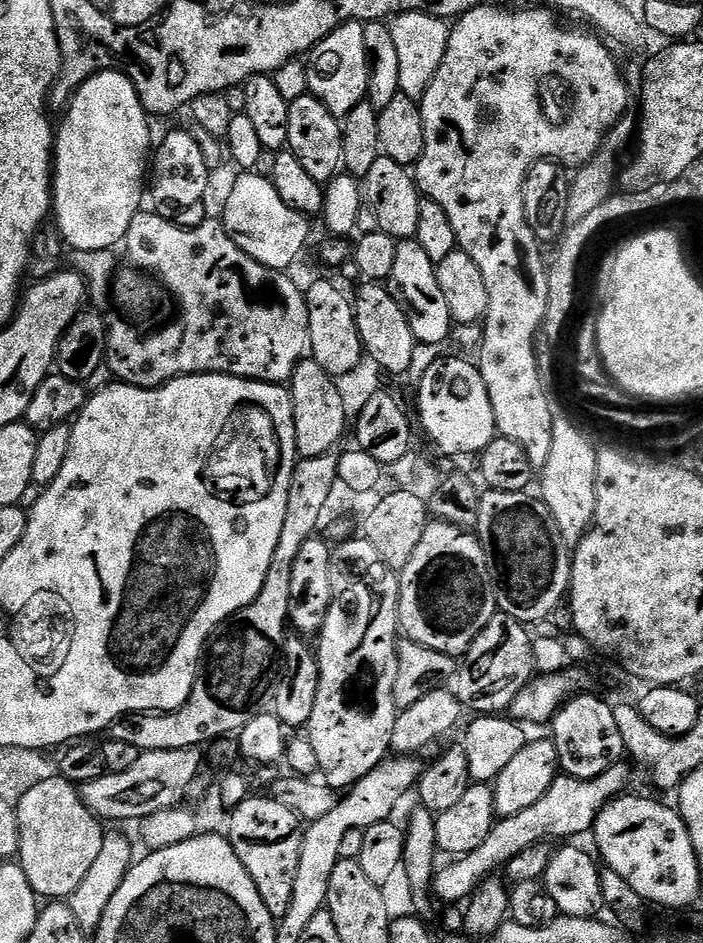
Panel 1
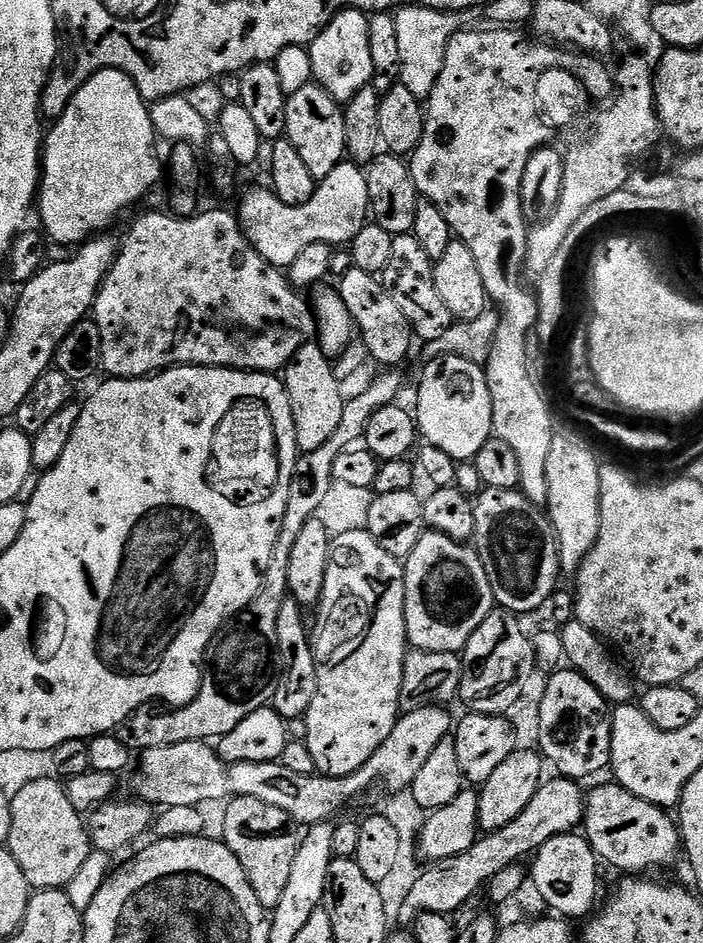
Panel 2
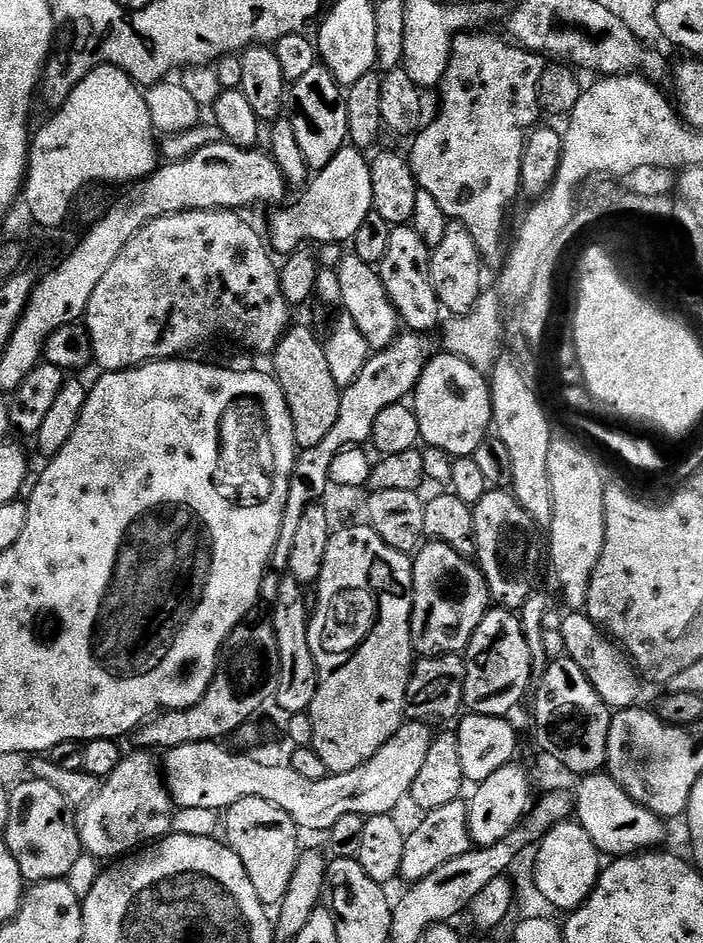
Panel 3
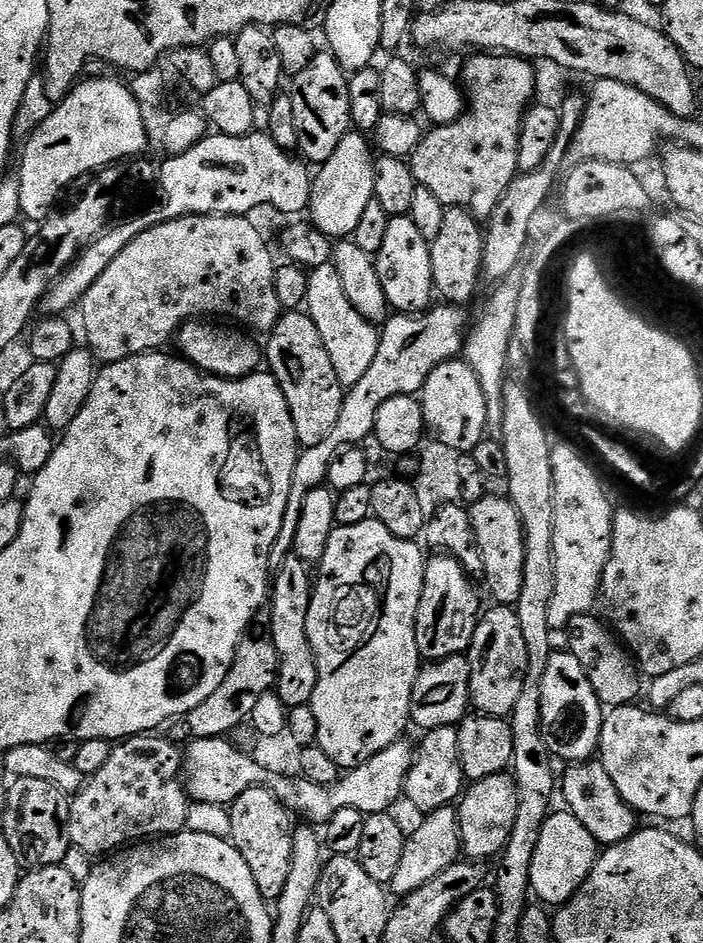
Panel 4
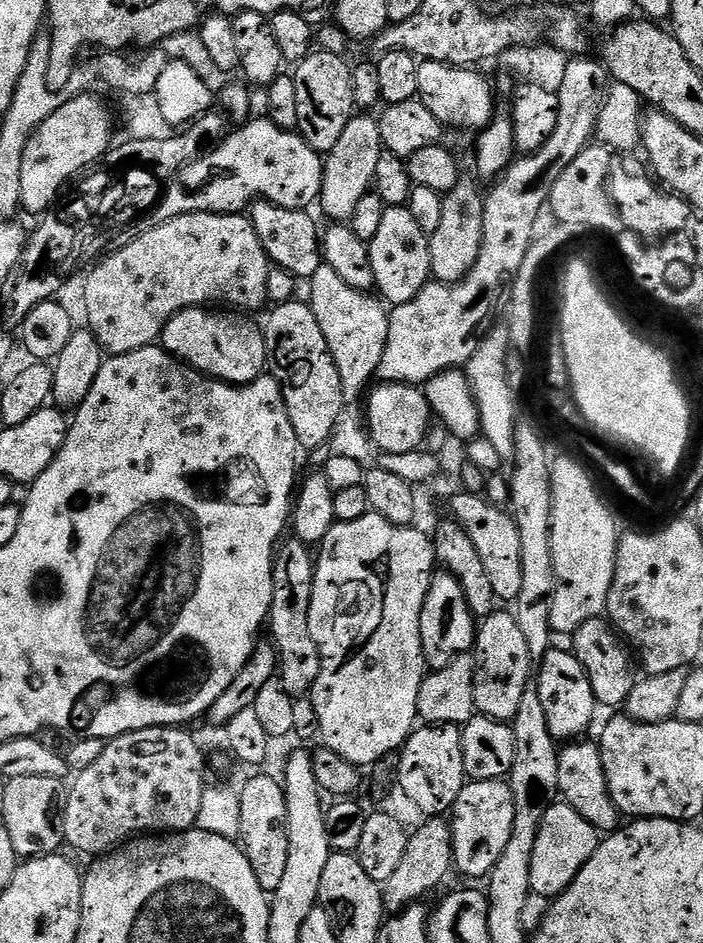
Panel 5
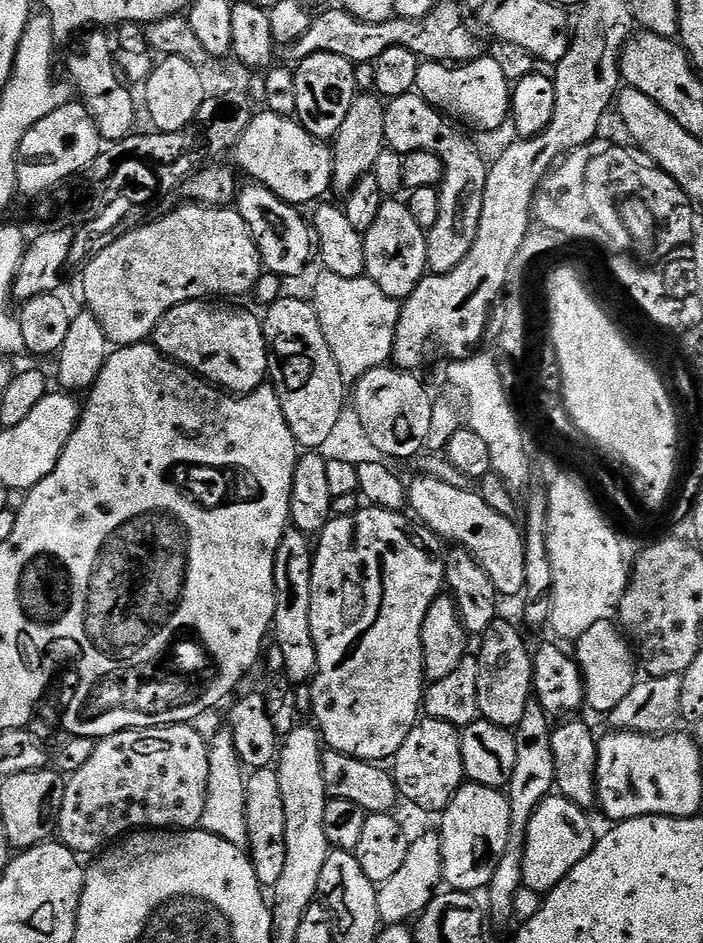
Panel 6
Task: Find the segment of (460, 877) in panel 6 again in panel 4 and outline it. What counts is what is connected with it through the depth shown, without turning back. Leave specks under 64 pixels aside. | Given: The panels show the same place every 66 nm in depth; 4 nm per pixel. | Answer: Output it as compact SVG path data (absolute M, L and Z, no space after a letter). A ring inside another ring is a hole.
M499 772L490 778L475 781L463 793L458 804L458 815L463 855L472 862L485 862L491 856L499 857L514 830L514 818L518 818L518 790L515 779Z

